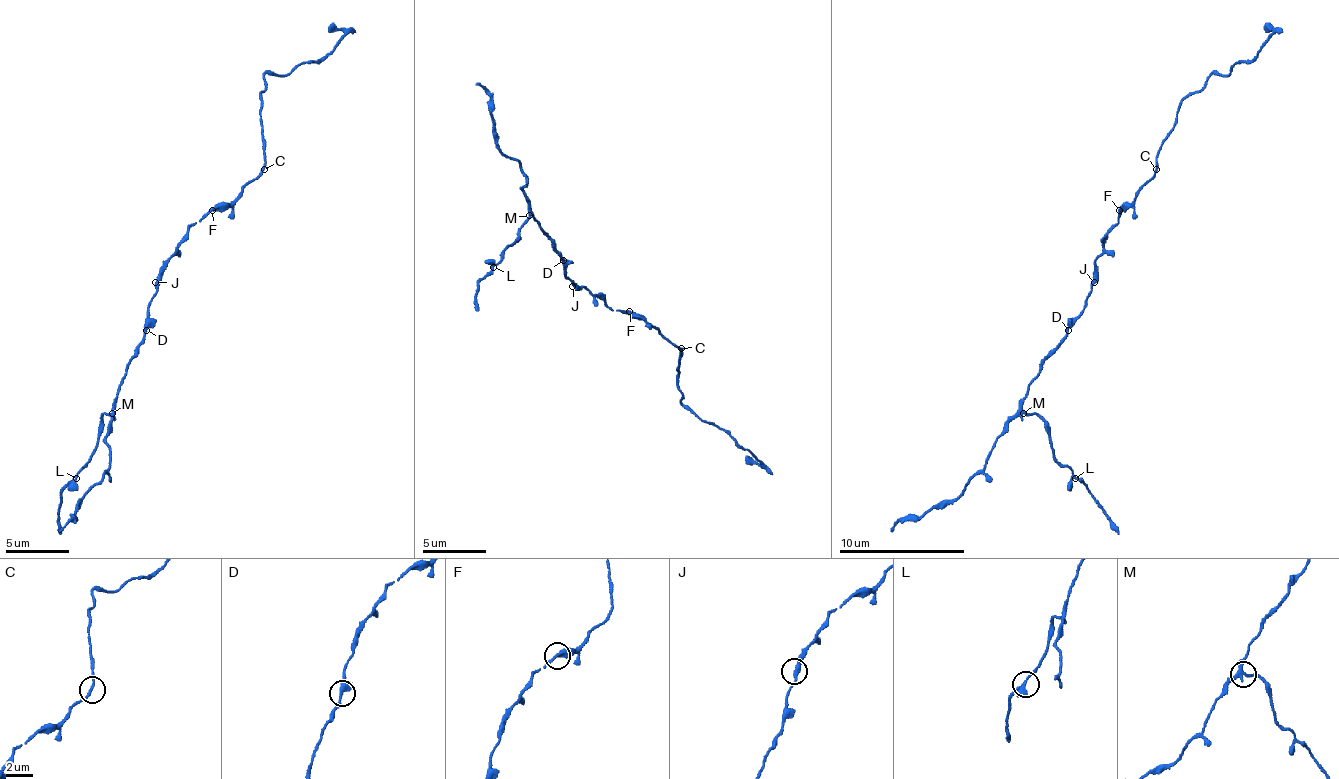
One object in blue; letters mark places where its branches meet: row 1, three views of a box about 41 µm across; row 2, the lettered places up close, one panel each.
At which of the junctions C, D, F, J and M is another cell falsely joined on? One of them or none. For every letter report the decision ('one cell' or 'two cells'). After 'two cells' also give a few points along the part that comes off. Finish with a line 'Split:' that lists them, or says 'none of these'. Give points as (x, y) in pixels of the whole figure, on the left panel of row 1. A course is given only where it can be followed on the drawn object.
C: one cell
D: one cell
F: one cell
J: one cell
M: two cells; foreign part runs (111, 412), (105, 412), (92, 459), (61, 494), (61, 535)
Split: M

